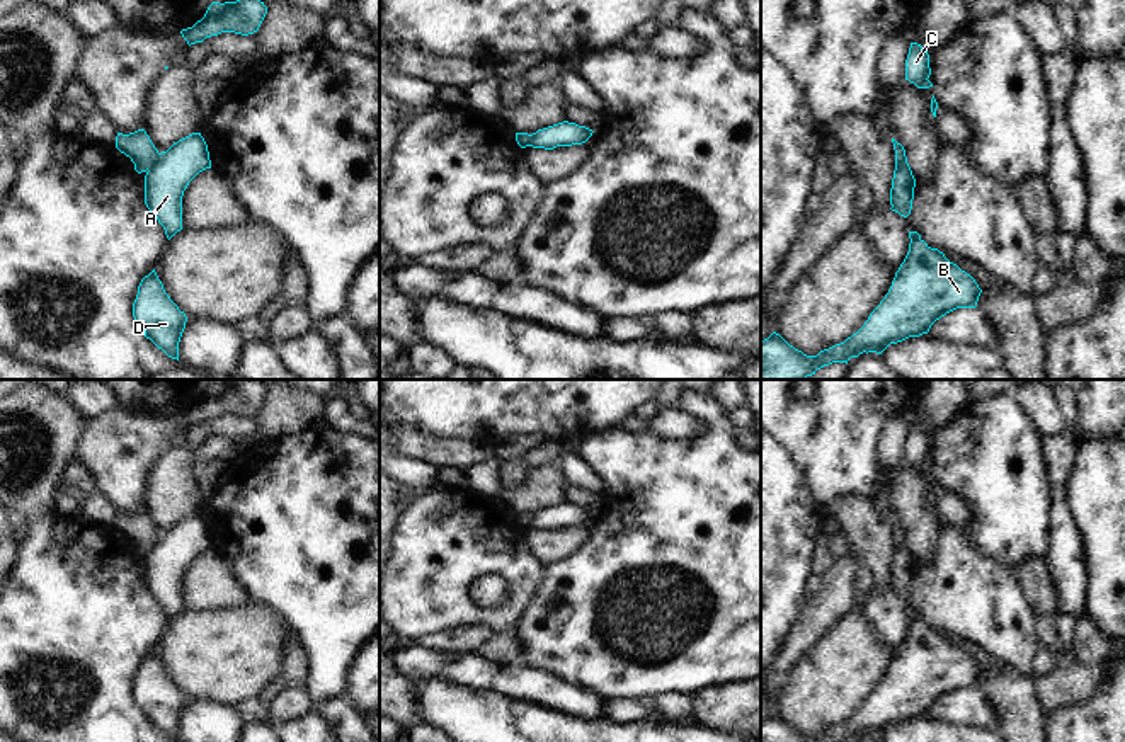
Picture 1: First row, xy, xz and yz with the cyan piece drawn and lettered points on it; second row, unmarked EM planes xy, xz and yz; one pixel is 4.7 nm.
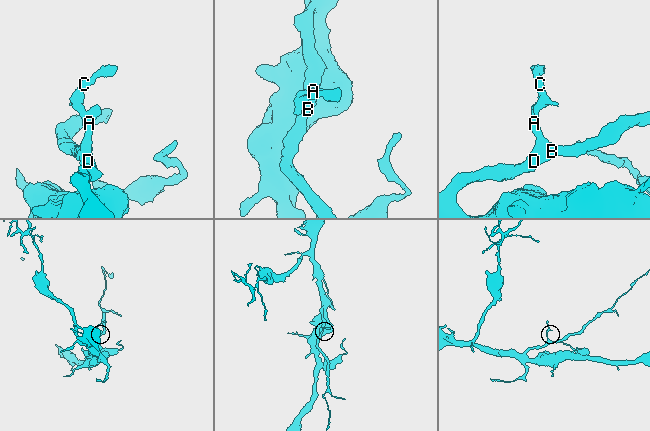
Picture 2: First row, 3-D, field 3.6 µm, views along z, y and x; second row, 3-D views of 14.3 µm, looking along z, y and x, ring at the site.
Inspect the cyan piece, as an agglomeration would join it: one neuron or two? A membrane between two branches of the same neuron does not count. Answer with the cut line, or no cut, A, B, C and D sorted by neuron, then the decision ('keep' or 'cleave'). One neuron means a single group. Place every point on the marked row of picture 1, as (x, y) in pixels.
cut in xy along (160, 154), (147, 169); A B D / C; cleave

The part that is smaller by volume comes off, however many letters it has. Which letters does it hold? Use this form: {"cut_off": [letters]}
{"cut_off": ["C"]}

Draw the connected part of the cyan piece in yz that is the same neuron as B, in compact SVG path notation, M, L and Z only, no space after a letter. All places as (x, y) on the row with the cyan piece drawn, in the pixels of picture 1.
M909 231L909 252L900 264L892 286L865 325L844 342L807 356L773 332L761 342L761 380L805 380L832 362L846 362L863 352L882 354L890 344L928 334L931 325L957 308L975 308L982 289L975 279L950 262L943 252L931 248L917 231Z

